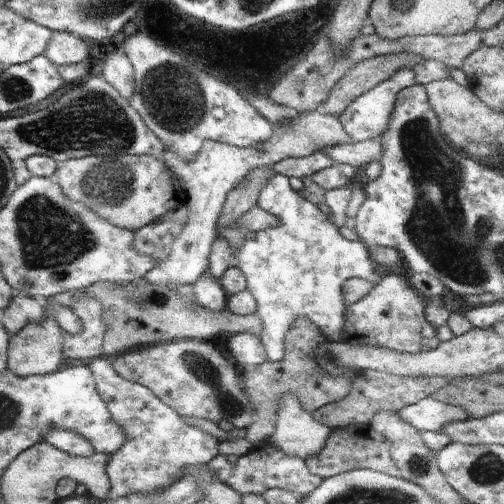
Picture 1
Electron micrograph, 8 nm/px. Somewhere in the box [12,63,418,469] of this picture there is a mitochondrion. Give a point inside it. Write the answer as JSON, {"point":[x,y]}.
{"point":[93,120]}

